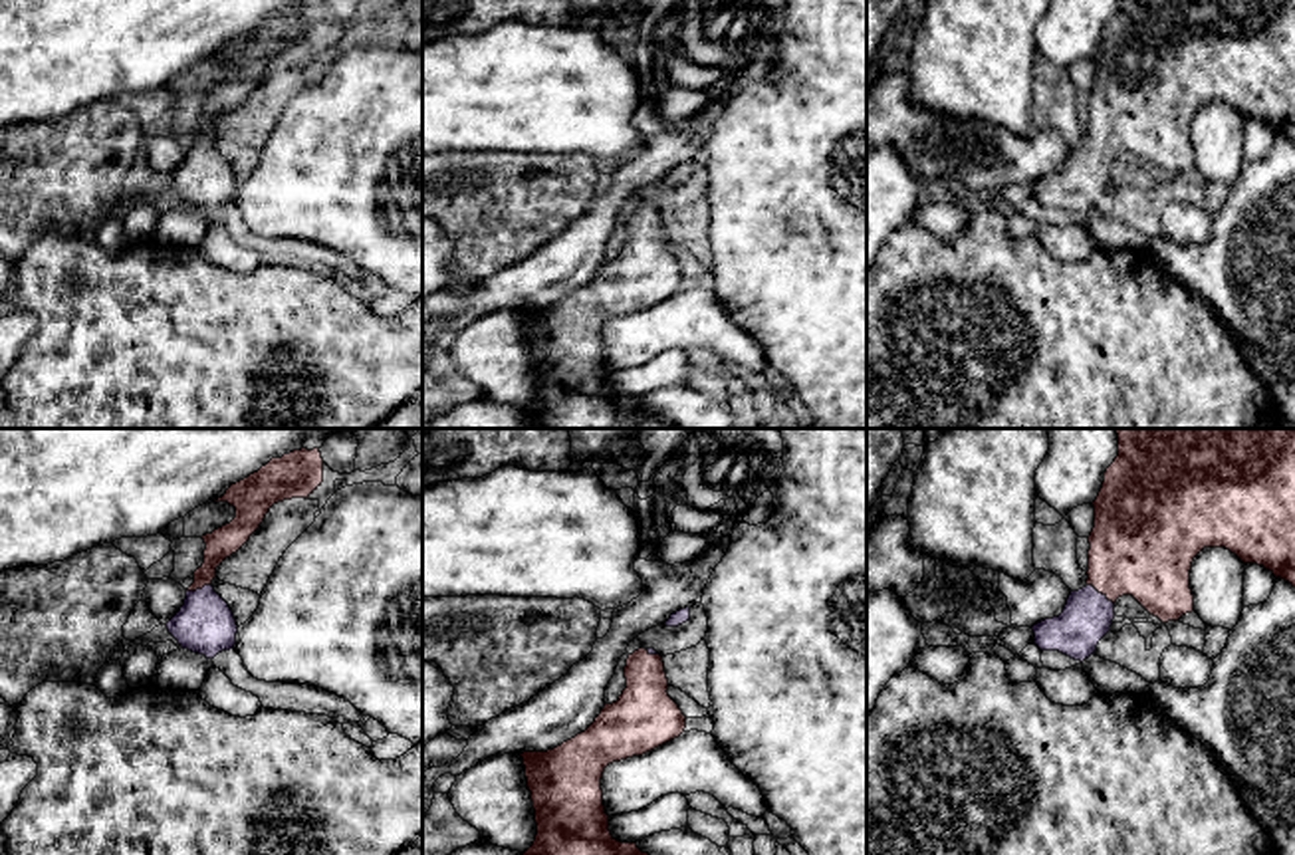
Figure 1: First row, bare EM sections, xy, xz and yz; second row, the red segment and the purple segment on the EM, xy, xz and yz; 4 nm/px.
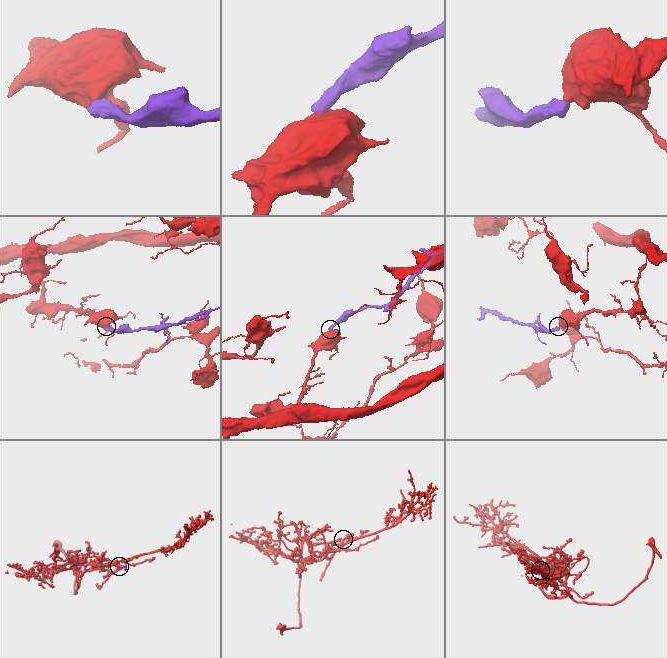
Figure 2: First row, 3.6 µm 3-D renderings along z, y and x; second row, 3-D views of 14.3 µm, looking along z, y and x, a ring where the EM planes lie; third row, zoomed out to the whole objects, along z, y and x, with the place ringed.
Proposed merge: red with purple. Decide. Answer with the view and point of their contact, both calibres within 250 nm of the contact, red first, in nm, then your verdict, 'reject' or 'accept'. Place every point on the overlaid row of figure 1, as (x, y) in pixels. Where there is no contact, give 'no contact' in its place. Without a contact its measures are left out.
yz (1101, 592) | 420/200 nm | accept

